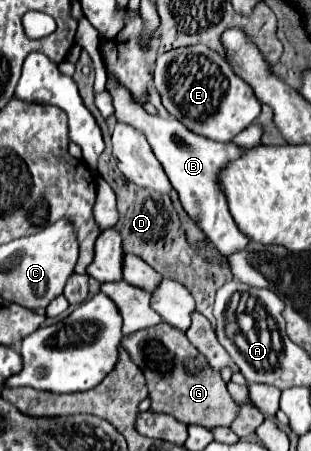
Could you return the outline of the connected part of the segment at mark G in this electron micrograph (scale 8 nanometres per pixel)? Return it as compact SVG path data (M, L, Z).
M162 321L156 327L126 335L122 339L122 347L146 377L148 397L152 401L150 409L154 413L174 415L174 419L184 425L200 425L206 429L230 425L232 417L236 417L236 403L228 395L226 383L218 371L208 367L208 361L204 361L204 355L200 355L196 347L192 373L192 343L188 343L184 331Z

